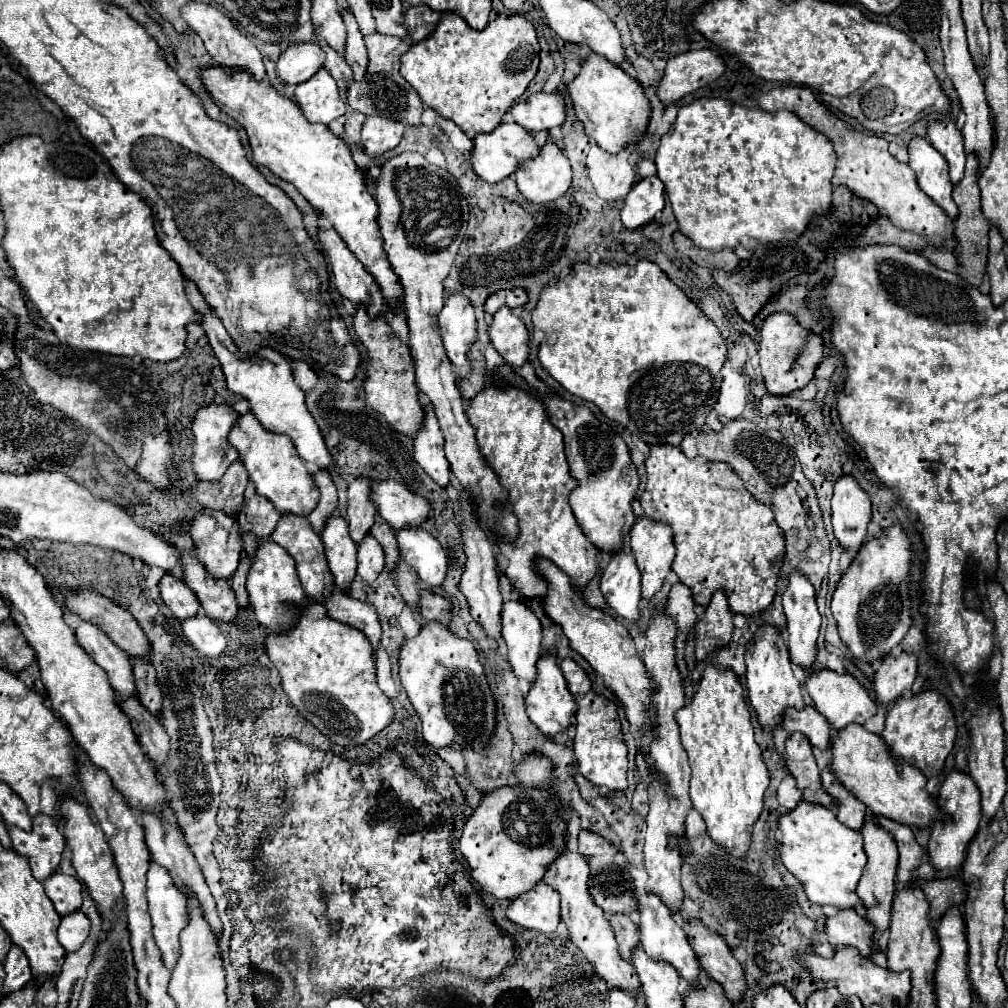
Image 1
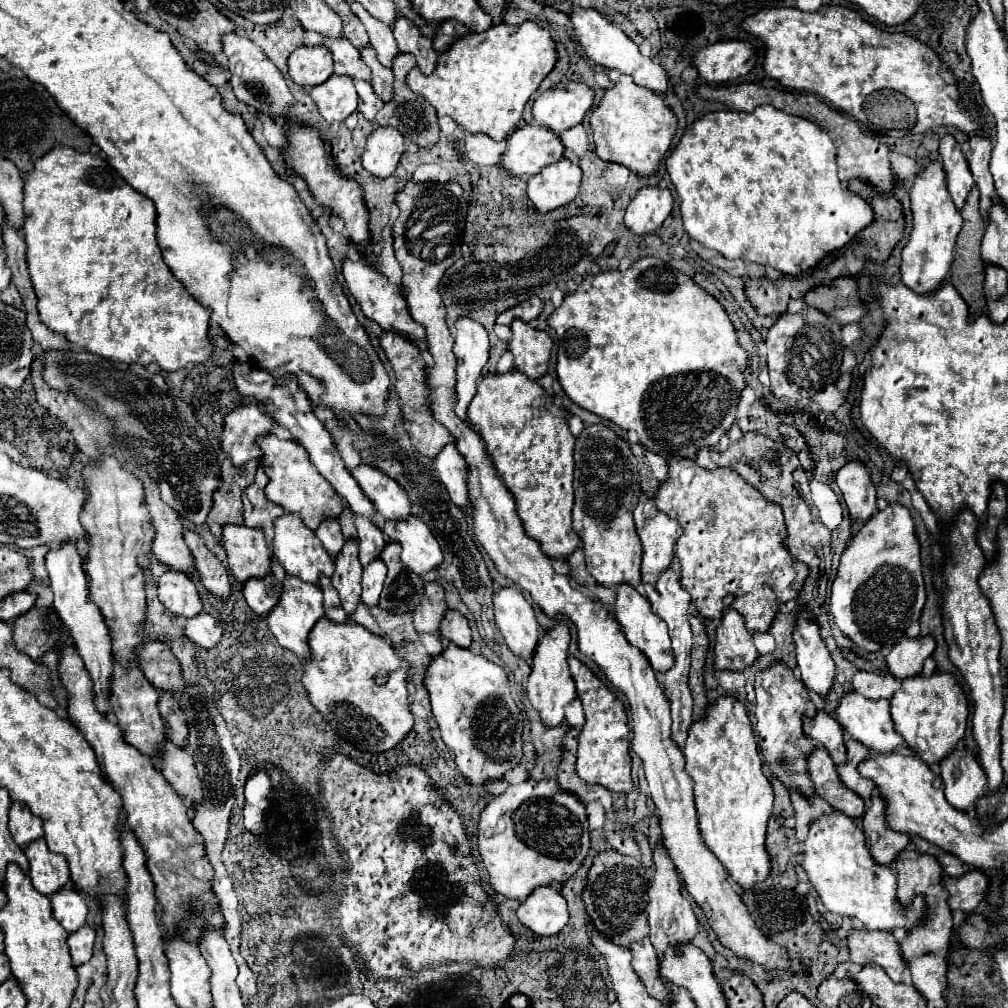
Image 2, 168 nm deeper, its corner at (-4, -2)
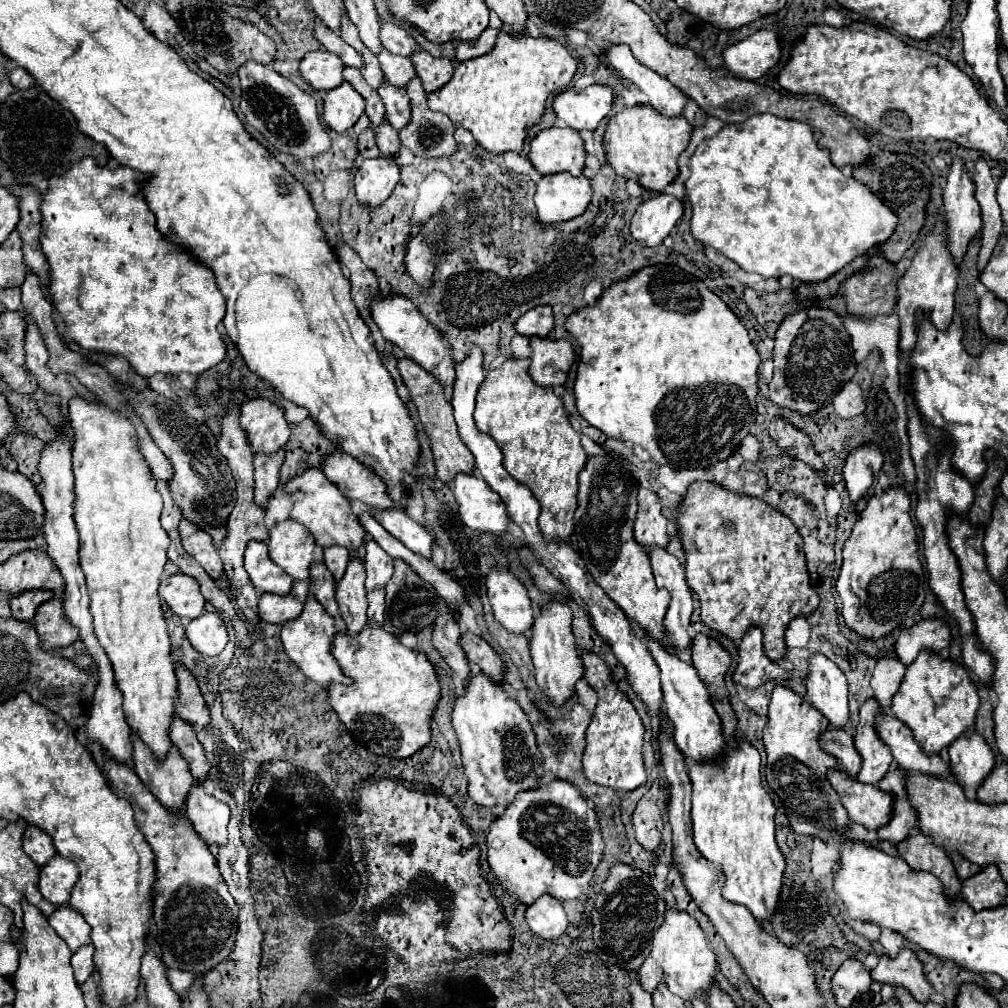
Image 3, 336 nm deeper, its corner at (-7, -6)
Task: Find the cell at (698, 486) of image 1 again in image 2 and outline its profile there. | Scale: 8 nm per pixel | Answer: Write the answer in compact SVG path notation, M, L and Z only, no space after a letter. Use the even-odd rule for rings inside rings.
M670 459L668 477L658 485L654 493L656 507L668 517L676 519L684 535L676 543L676 557L680 559L680 583L692 597L696 611L710 619L720 619L714 643L714 669L744 669L758 657L750 631L768 631L778 605L794 599L808 575L808 567L796 561L786 549L786 525L780 505L764 499L760 491L750 487L736 471L718 467L714 471L698 467L692 459Z

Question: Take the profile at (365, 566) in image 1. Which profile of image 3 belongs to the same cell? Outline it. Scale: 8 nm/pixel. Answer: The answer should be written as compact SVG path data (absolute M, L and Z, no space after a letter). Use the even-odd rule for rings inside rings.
M369 591L367 593L367 601L369 601L369 609L367 615L371 621L383 623L383 613L385 613L385 591Z

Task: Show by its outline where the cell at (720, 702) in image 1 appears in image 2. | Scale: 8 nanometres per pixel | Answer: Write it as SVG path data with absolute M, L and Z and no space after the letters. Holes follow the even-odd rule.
M722 695L710 703L706 715L688 729L684 757L686 773L694 779L698 827L708 849L720 859L740 887L748 889L756 881L766 879L770 859L764 837L772 813L774 791L762 771L762 759L746 705L732 695Z

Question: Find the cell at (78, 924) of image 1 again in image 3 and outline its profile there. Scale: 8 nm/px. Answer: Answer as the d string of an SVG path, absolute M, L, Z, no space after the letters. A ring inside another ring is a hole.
M91 943L85 945L85 947L81 947L81 951L73 953L71 965L75 969L75 981L79 985L83 985L91 977L91 973L95 971L95 967L93 967L93 953L95 953L95 949L93 949Z

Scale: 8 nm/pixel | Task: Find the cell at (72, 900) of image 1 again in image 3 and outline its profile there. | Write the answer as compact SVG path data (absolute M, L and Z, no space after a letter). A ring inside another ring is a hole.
M59 907L51 917L49 925L57 931L57 935L67 943L67 947L75 953L79 947L89 943L91 927L81 919L81 913L73 911L73 907Z

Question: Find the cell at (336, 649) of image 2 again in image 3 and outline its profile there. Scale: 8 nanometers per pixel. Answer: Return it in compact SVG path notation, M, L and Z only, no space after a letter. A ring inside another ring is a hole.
M367 625L355 637L341 631L333 641L333 655L355 683L329 687L329 703L357 743L375 755L401 759L429 745L431 717L441 697L441 687L435 667L423 651L409 649L395 635Z

